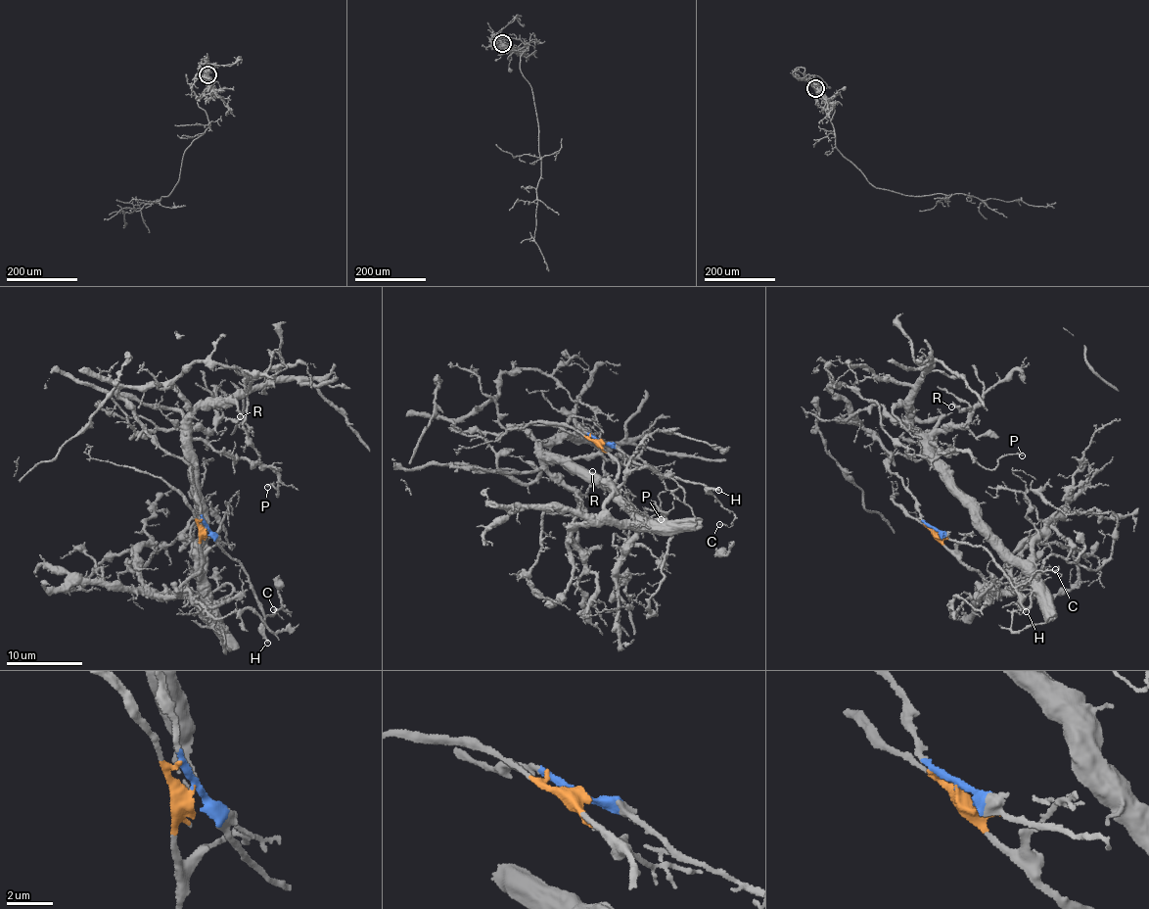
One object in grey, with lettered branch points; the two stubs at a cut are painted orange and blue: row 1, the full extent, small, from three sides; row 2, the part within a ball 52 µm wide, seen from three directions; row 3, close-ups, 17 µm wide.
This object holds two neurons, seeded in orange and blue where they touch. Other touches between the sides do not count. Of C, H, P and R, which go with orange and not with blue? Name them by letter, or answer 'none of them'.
P, R

